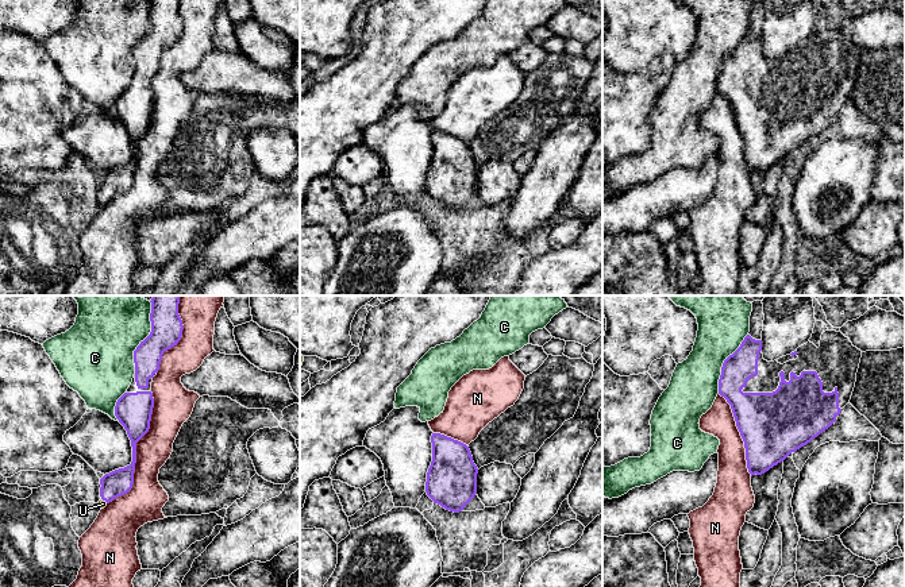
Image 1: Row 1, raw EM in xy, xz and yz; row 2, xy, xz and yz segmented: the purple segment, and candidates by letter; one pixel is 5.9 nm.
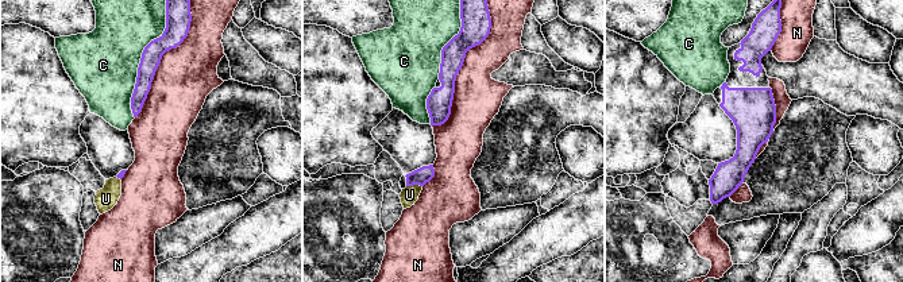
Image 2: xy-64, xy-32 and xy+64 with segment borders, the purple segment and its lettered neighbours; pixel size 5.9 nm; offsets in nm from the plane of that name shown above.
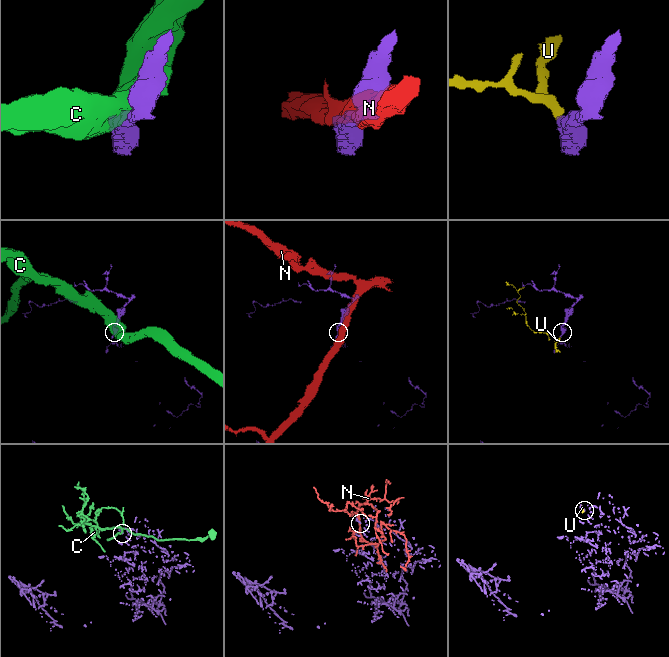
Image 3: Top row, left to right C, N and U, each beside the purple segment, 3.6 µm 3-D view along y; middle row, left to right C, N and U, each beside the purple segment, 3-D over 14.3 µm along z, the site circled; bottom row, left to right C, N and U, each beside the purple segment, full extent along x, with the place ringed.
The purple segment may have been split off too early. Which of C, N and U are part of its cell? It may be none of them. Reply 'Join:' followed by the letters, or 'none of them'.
Join: U

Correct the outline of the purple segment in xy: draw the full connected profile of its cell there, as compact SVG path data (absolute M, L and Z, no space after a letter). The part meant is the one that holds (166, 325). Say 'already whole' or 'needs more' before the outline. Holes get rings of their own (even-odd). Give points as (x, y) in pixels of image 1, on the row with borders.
needs more; M153 296L150 302L151 332L134 351L132 382L115 406L115 416L131 440L132 462L100 479L101 509L132 488L136 443L149 432L154 408L151 382L159 370L163 352L177 345L182 336L184 325L178 314L180 296Z

